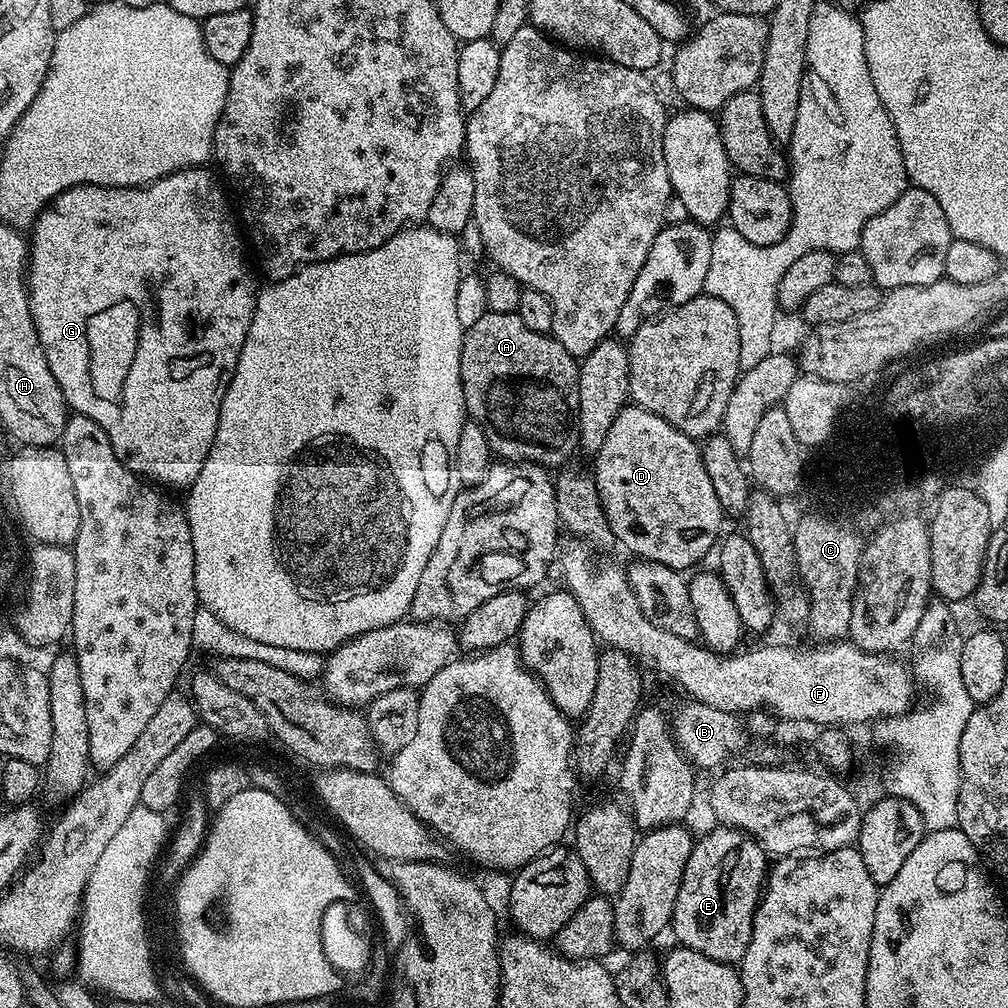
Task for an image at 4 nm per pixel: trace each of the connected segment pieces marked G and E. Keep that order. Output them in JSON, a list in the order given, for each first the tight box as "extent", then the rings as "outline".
[{"extent":[26,166,258,490],"outline":[[[204,166],[184,168],[142,188],[103,188],[93,184],[74,186],[55,196],[40,211],[40,217],[30,229],[28,245],[26,283],[30,314],[34,320],[38,342],[42,342],[50,374],[54,374],[64,395],[64,403],[73,413],[98,422],[98,426],[106,430],[110,446],[114,446],[114,452],[118,454],[122,466],[126,466],[134,475],[157,485],[169,484],[170,487],[181,490],[191,488],[198,474],[202,474],[202,466],[210,454],[210,446],[218,430],[222,398],[238,366],[238,354],[242,354],[242,346],[254,318],[258,291],[258,283],[252,277],[243,254],[236,252],[240,248],[240,236],[232,225],[224,192],[216,185],[215,178],[208,170]]]},{"extent":[670,826,770,965],"outline":[[[717,826],[703,833],[692,845],[692,853],[678,886],[678,898],[674,902],[670,925],[670,932],[676,935],[675,943],[698,950],[698,954],[706,954],[706,958],[714,958],[723,964],[739,965],[746,954],[746,946],[750,946],[752,919],[760,905],[760,894],[769,867],[770,860],[763,845],[743,829]]]}]

